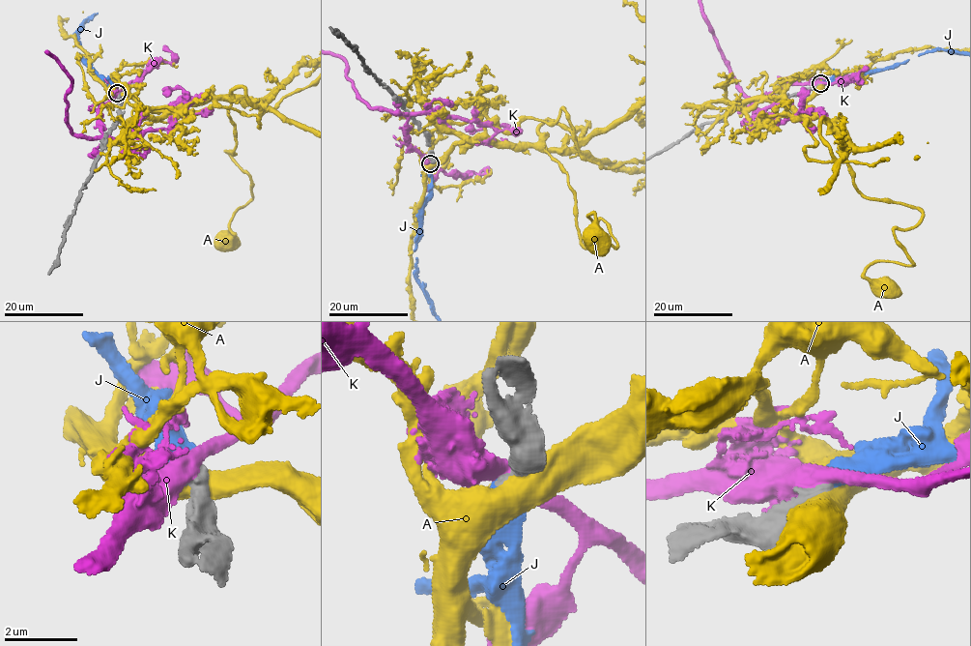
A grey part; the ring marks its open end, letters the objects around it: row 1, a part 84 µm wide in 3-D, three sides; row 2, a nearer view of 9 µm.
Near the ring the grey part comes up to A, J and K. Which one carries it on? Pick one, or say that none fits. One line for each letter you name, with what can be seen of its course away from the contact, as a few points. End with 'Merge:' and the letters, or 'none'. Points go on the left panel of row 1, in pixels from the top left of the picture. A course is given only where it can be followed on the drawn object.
J: it runs (117, 93), (73, 34), (109, 4), (168, 42), (218, 41), (251, 12)
Merge: J

